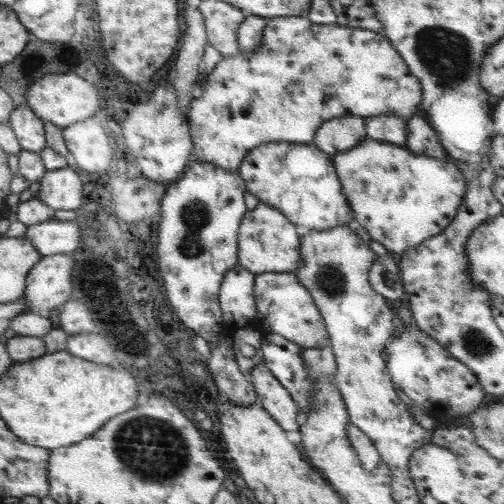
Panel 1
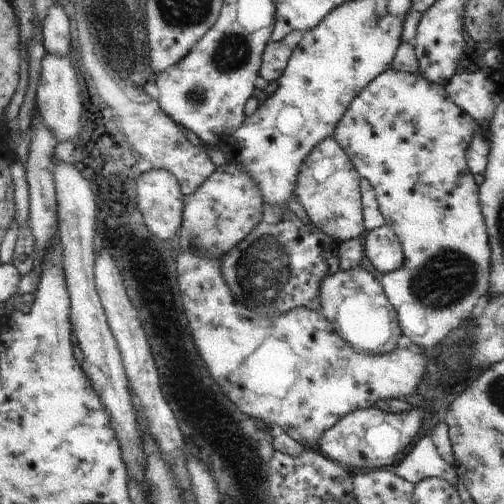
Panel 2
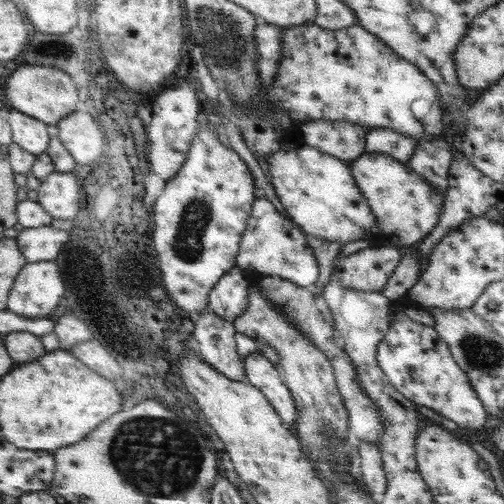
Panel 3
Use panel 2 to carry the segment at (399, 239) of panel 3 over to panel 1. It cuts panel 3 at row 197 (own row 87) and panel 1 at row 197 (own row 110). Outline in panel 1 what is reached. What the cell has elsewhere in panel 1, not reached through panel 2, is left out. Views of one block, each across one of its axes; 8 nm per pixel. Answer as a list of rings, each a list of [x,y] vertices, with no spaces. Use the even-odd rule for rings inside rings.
[[[363,138],[357,146],[353,146],[353,150],[333,154],[331,162],[355,224],[363,226],[369,238],[379,242],[395,258],[405,250],[419,246],[427,238],[433,238],[435,234],[443,232],[445,226],[449,226],[449,222],[455,218],[457,206],[461,204],[461,196],[465,196],[467,188],[467,182],[453,166],[453,162],[425,158],[419,154],[411,154],[407,148],[399,148],[387,142],[375,142],[369,138]]]

